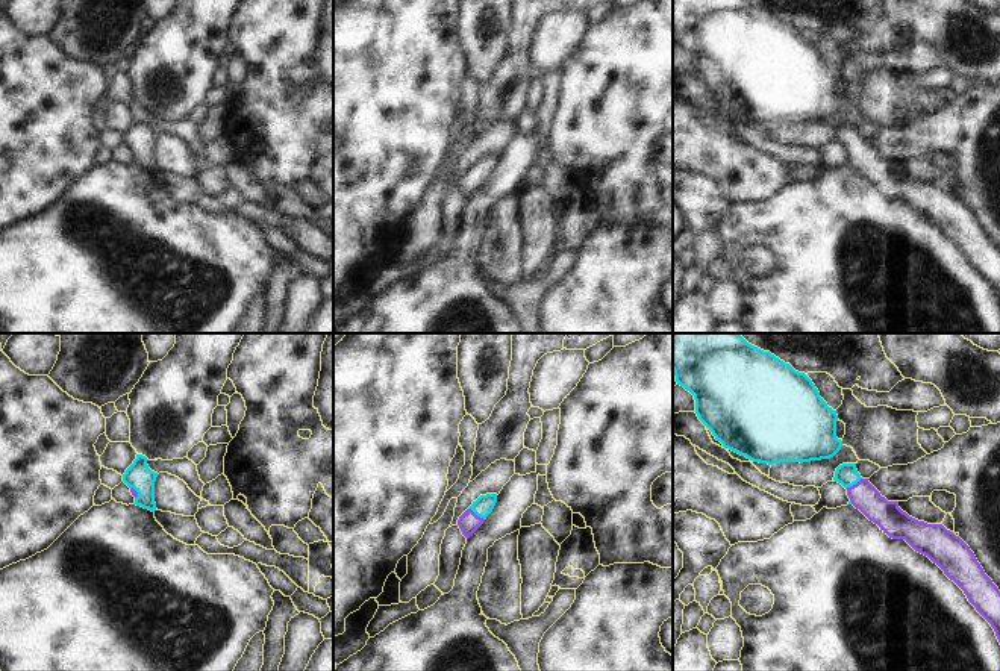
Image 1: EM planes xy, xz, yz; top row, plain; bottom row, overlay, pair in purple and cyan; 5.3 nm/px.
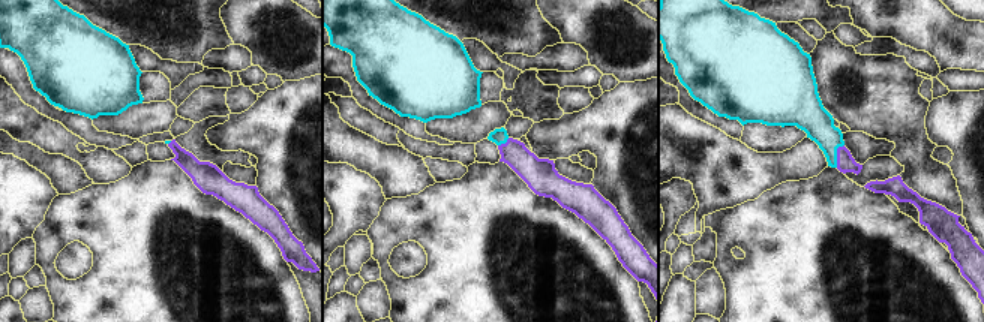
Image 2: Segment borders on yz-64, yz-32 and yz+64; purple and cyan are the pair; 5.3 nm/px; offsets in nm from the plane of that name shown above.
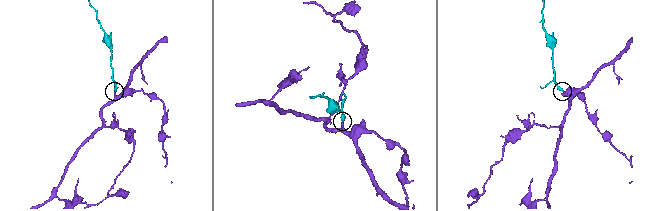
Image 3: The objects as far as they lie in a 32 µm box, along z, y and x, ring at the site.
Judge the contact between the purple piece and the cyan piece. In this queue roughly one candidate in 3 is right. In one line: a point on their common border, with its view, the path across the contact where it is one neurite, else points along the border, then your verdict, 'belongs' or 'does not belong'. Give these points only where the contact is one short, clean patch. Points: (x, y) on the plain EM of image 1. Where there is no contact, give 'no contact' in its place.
meets purple in xz at (474, 174); runs through xz (468, 182), (474, 174), (484, 165); belongs

